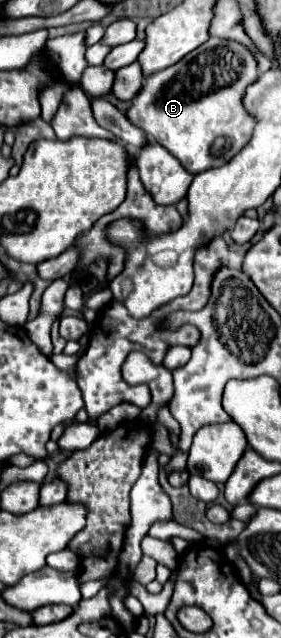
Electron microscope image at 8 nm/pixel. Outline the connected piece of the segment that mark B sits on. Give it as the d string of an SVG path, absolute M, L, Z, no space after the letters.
M210 37L176 65L150 75L131 101L128 119L196 175L228 163L250 141L254 119L244 111L242 95L256 79L256 61L244 45Z

